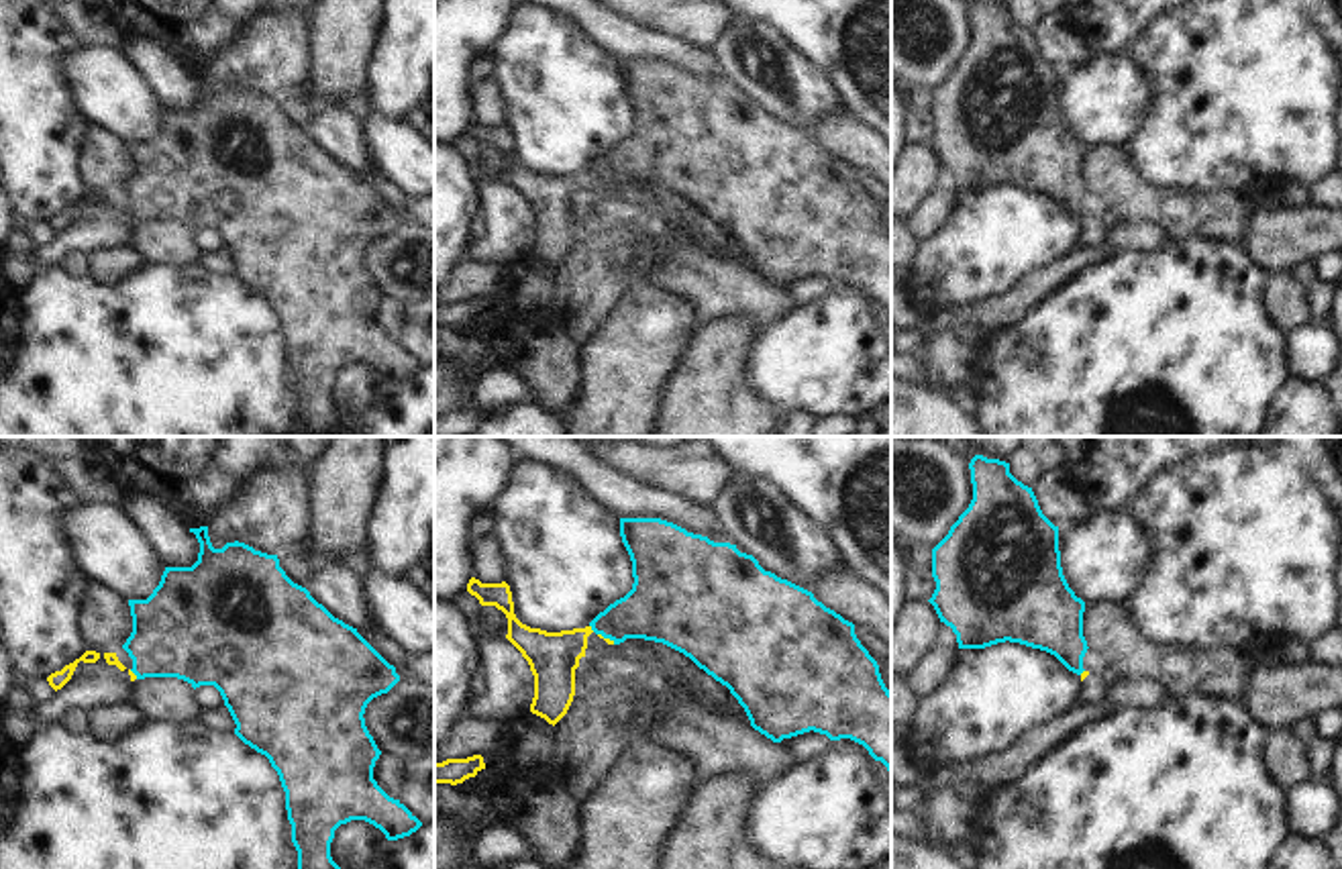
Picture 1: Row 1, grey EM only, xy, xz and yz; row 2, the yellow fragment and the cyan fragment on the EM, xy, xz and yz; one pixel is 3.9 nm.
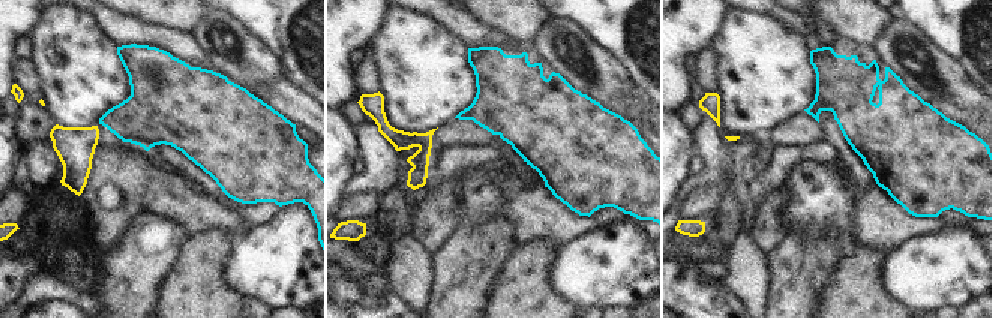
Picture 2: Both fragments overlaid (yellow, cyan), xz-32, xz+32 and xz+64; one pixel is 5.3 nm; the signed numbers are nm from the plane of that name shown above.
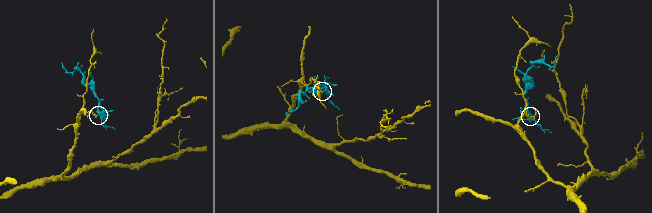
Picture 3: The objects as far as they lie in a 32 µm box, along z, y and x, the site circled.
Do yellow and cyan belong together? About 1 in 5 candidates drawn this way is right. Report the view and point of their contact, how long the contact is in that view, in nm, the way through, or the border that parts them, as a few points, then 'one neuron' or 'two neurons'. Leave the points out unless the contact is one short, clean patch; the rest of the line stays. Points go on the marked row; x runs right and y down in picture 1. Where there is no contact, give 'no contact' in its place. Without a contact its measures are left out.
xz (590, 629) | 40 nm | along xz (590, 625), (594, 631) | two neurons

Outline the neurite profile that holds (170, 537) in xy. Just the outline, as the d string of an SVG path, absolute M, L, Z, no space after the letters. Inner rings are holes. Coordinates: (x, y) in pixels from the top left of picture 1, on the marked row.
M137 490L124 494L120 506L165 567L192 567L198 561L200 543L171 508Z

